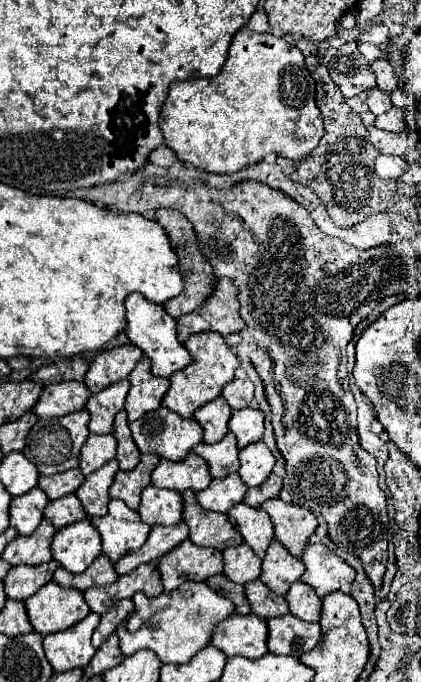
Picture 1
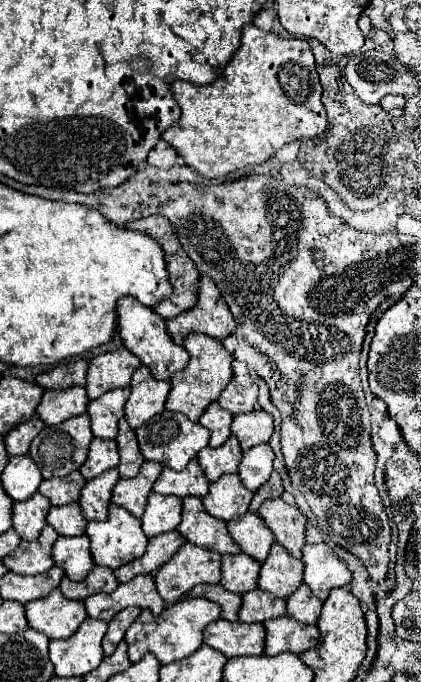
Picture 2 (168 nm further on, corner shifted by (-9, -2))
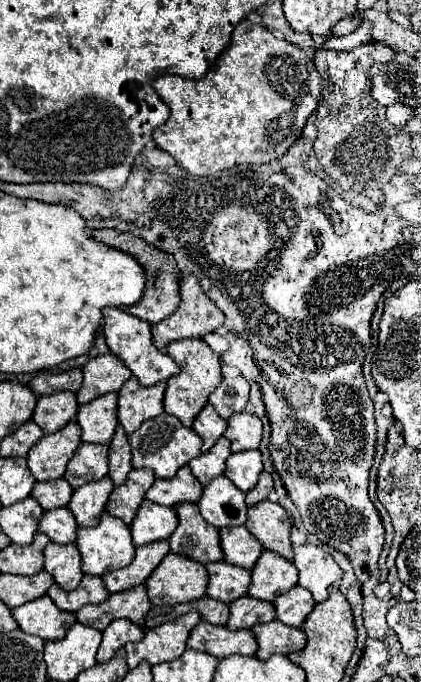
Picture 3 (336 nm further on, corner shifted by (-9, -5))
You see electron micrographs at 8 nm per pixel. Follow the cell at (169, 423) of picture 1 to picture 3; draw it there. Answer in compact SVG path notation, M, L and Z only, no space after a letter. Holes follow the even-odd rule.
M162 412L158 418L144 422L136 432L128 436L128 442L132 446L132 466L150 468L156 478L172 478L178 468L202 454L202 438L198 438L192 428L182 426L176 416L170 416L166 412Z

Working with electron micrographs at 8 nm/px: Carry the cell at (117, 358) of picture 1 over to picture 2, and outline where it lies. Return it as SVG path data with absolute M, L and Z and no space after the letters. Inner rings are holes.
M126 347L94 357L88 369L88 397L98 399L116 387L130 387L130 377L140 365L140 359L136 359L136 355L132 355Z

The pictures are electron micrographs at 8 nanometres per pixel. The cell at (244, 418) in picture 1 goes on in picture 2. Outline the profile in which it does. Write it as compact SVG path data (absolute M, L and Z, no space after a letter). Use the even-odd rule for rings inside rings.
M252 411L244 415L234 415L232 433L238 437L242 451L248 451L254 445L268 443L274 433L272 415L266 411Z

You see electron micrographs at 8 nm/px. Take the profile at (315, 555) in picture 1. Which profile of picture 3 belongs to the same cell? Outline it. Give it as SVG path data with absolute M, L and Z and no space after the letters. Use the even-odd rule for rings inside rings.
M314 544L294 546L294 566L298 568L298 586L310 590L316 602L324 602L328 588L342 578L336 560Z

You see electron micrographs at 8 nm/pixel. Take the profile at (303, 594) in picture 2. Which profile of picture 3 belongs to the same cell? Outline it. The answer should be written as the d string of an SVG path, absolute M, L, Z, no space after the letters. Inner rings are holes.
M294 586L292 590L288 590L286 594L280 594L274 600L274 610L276 610L276 618L288 626L294 628L302 628L306 616L310 614L312 606L314 606L314 598L308 590Z

